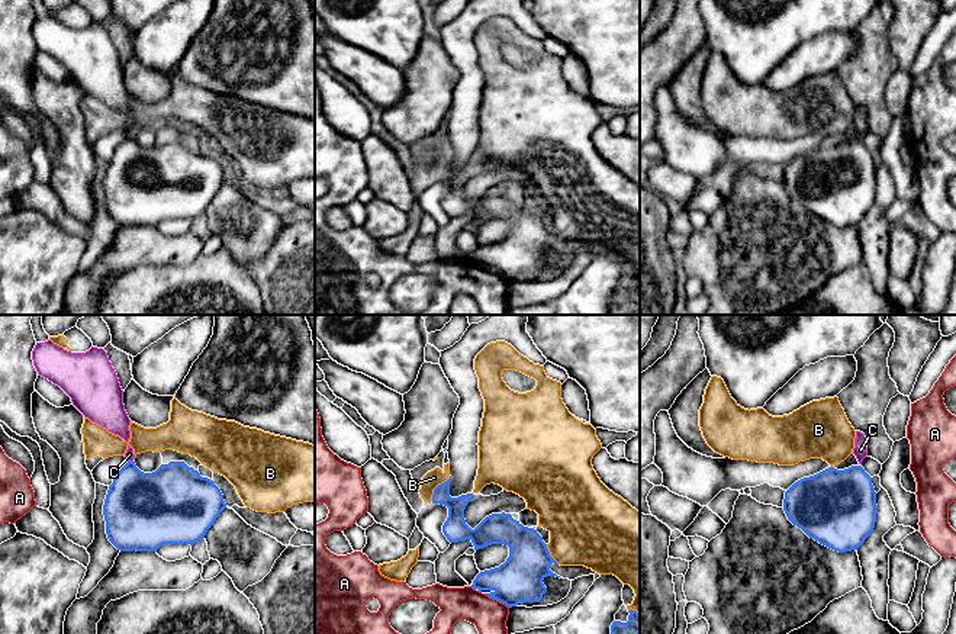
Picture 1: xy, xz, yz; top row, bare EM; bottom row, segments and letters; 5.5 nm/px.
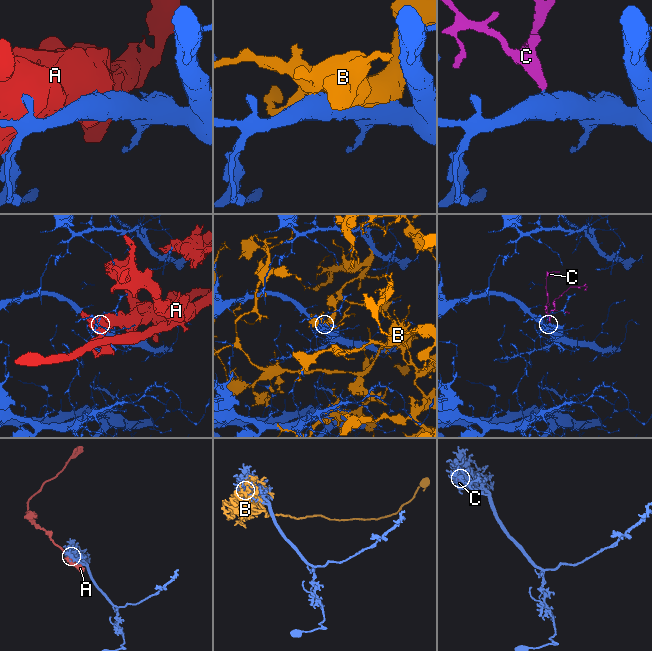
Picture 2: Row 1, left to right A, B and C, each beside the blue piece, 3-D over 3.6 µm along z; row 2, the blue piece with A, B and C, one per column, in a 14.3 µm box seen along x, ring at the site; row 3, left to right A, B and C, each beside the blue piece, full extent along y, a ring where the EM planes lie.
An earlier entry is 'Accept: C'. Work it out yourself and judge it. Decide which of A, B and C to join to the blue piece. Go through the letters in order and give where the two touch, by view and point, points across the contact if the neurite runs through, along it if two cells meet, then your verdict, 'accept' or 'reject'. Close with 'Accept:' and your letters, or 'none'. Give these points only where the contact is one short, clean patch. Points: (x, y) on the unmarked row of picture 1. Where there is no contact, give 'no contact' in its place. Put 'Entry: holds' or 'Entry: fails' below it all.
A: meets blue in xz at (496, 274); reject
B: meets blue in xz at (435, 163); reject
C: meets blue in xy at (131, 137); runs through xy (138, 180), (131, 163), (131, 137), (129, 129); accept
Accept: C
Entry: holds

